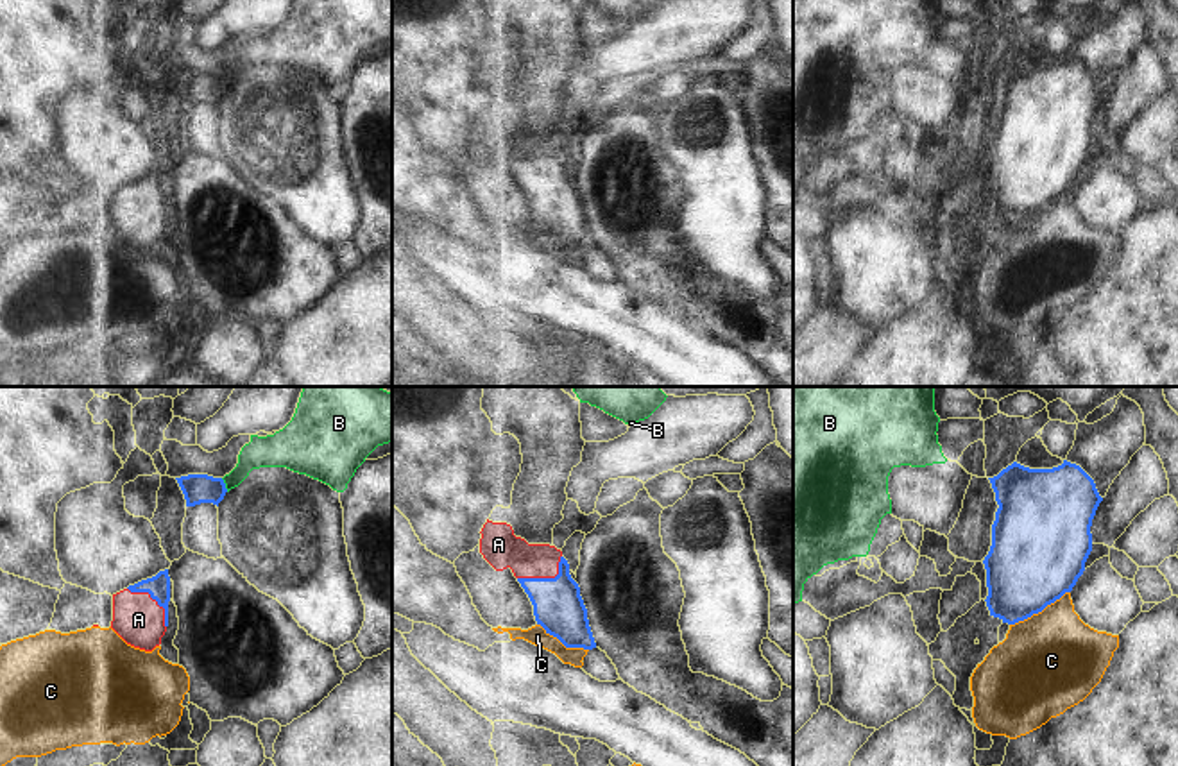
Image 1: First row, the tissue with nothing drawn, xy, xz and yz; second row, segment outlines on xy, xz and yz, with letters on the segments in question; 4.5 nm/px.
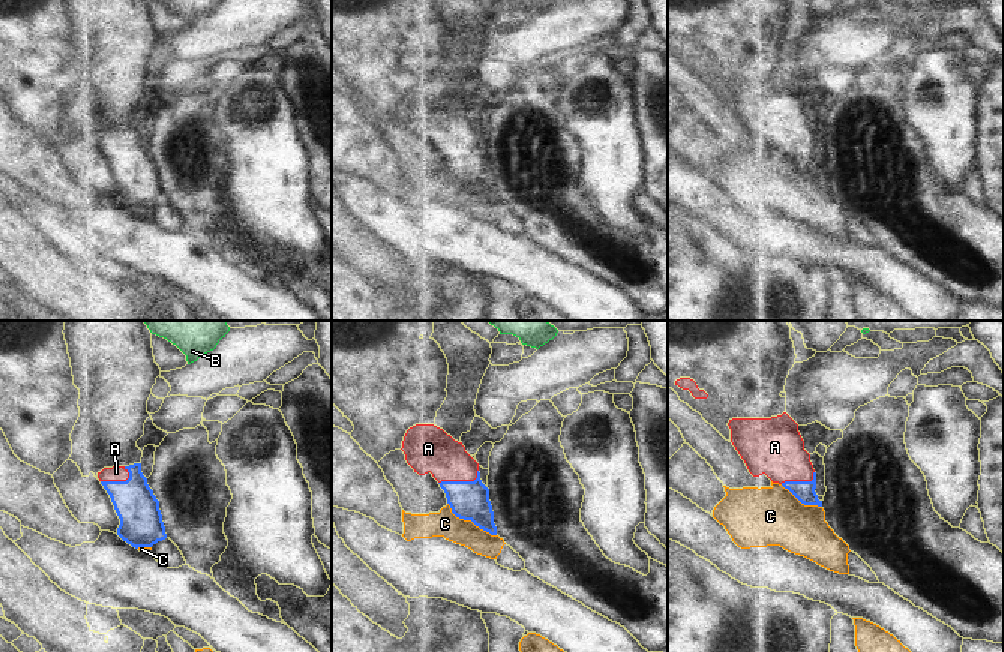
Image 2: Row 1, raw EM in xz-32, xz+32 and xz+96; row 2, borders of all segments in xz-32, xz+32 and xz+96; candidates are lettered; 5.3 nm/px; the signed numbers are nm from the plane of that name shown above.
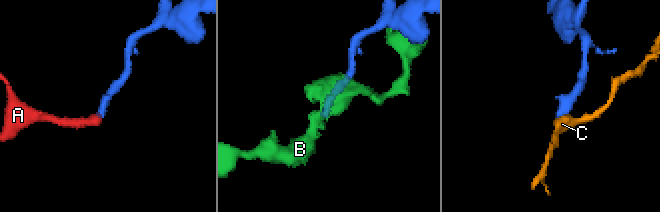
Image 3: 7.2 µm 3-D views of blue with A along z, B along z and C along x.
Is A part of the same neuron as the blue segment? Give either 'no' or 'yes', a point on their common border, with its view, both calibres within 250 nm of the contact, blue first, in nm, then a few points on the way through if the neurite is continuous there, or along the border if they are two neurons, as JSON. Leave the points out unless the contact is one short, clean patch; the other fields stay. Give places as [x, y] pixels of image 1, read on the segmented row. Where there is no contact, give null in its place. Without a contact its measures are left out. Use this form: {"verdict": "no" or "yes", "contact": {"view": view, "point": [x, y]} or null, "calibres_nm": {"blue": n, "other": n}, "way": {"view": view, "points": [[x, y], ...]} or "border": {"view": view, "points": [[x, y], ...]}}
{"verdict": "yes", "contact": {"view": "xy", "point": [154, 598]}, "calibres_nm": {"blue": 100, "other": 220}, "way": {"view": "xy", "points": [[158, 587], [154, 598], [140, 612], [138, 620]]}}

